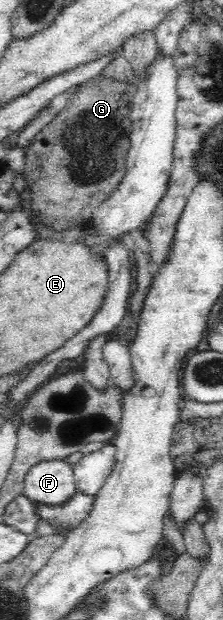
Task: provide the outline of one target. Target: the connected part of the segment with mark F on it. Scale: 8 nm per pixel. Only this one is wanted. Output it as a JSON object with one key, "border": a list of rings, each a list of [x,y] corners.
{"border":[[[65,458],[43,460],[25,476],[24,494],[35,504],[61,504],[76,490],[73,464]]]}

